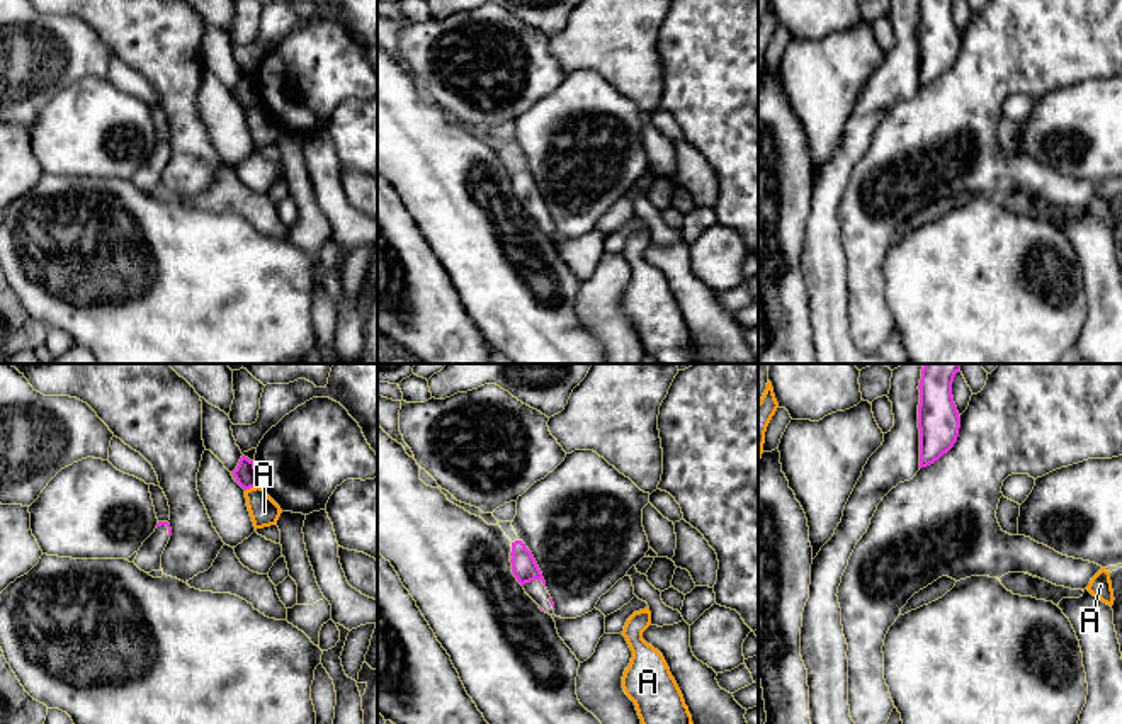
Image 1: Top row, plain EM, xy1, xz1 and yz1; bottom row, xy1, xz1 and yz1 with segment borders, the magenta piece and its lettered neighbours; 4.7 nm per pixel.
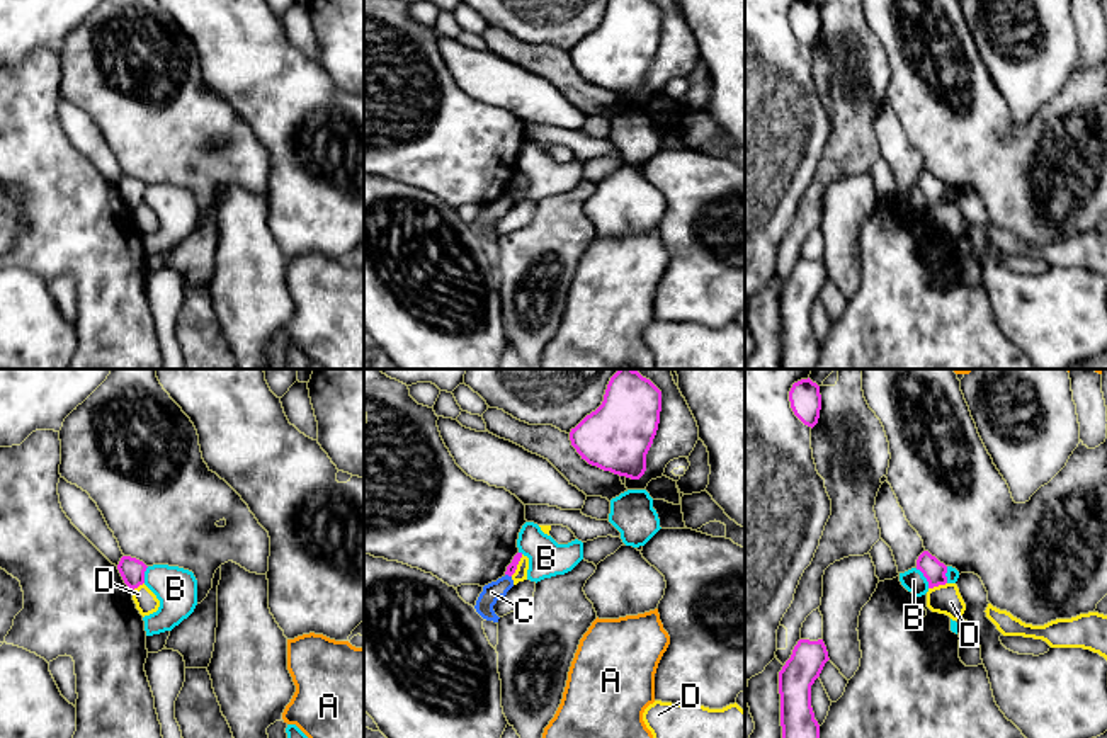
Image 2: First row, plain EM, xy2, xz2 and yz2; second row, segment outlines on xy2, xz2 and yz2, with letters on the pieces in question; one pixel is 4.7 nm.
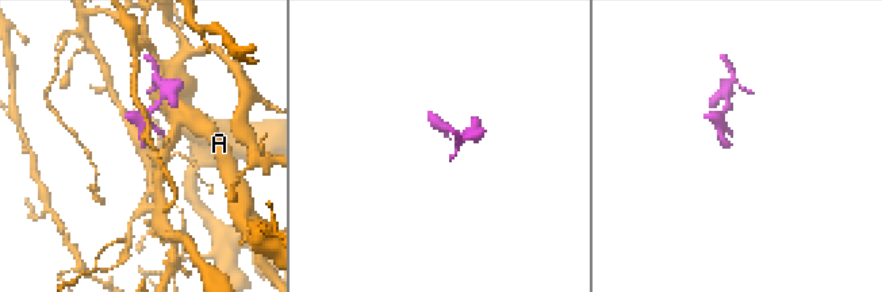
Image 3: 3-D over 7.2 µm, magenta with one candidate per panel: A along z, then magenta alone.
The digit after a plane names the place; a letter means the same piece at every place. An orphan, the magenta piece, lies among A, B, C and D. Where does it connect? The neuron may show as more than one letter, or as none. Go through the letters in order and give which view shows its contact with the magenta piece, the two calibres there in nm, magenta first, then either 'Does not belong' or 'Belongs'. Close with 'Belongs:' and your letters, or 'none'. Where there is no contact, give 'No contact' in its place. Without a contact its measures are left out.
A: Touches magenta in xy1. Thickness 110 nm (magenta) against 140 nm. Does not belong
B: Touches magenta in yz2. Thickness 100 nm (magenta) against 110 nm. Does not belong
C: Touches magenta in xz2. Thickness 50 nm (magenta) against 90 nm. Does not belong
D: Touches magenta in xz2. Thickness 50 nm (magenta) against 60 nm. Does not belong
Belongs: none

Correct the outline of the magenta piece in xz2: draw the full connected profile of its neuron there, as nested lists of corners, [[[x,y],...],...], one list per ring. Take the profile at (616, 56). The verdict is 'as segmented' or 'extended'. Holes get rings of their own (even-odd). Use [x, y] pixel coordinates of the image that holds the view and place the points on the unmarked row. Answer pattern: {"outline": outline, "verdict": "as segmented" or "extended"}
{"outline": [[[609,0],[602,24],[570,51],[588,83],[639,99],[658,49],[661,10],[651,0]]], "verdict": "as segmented"}

